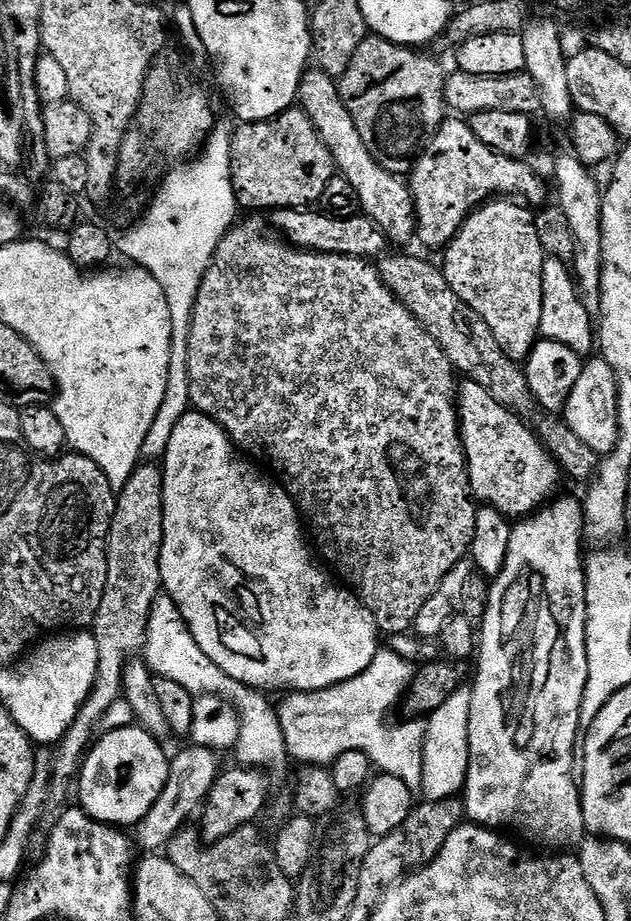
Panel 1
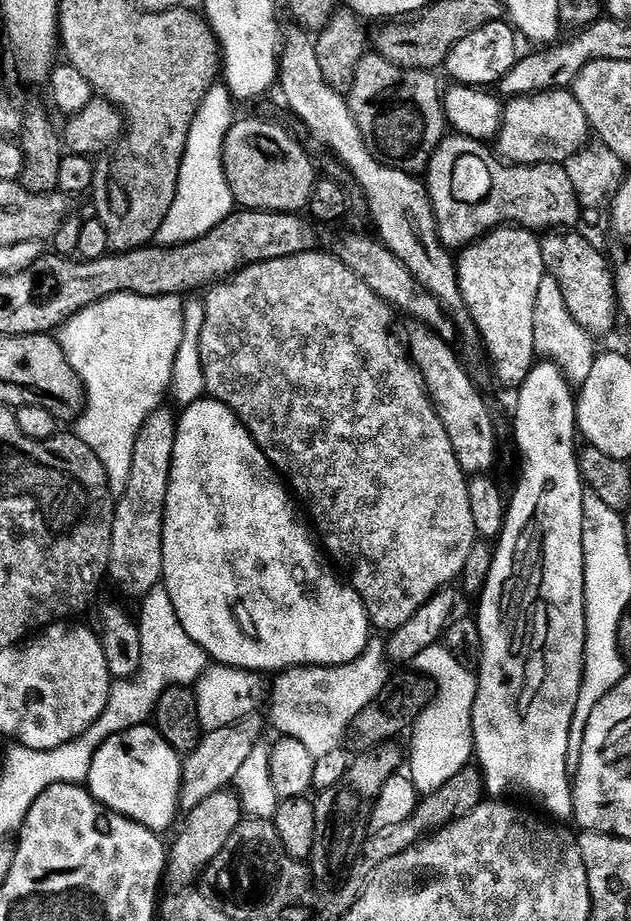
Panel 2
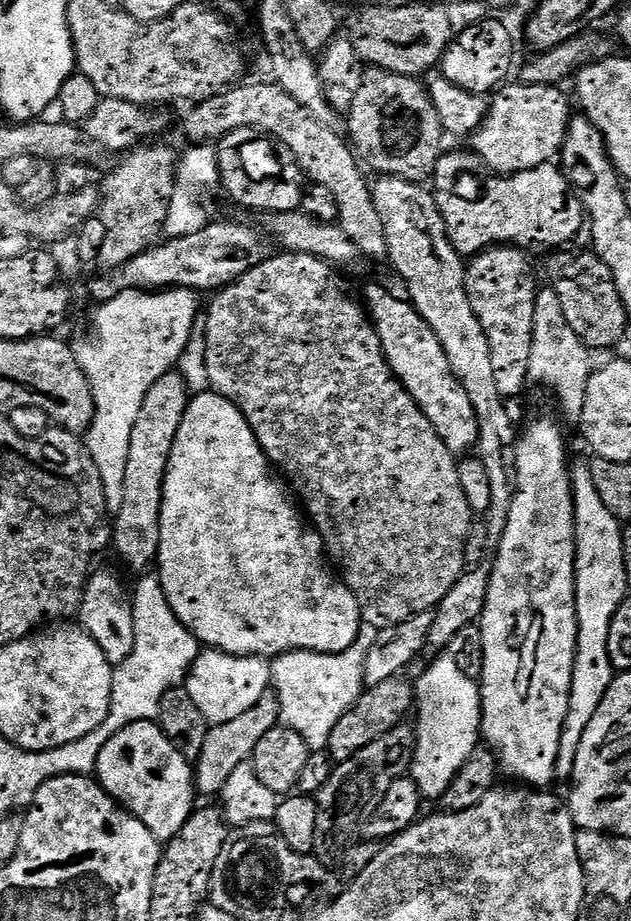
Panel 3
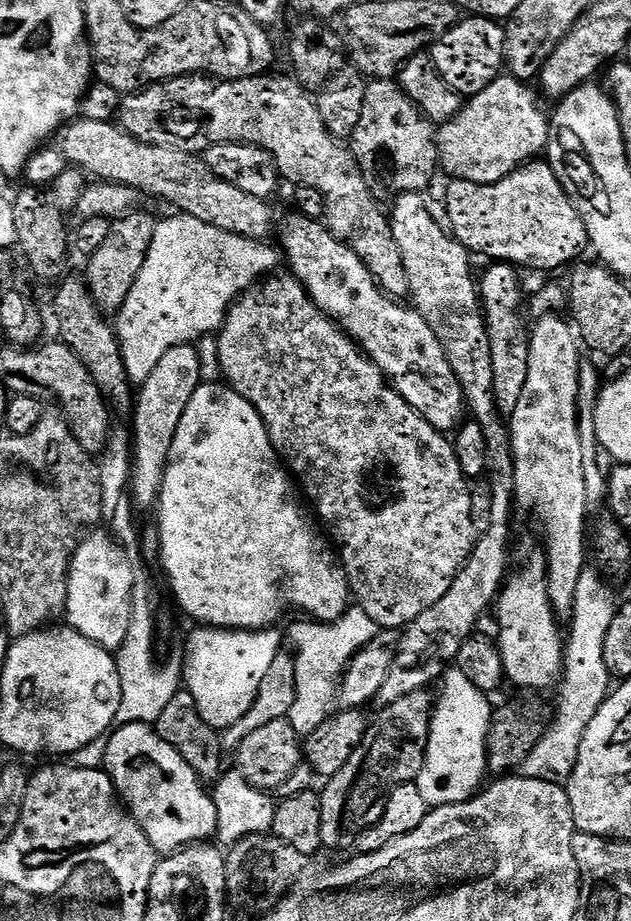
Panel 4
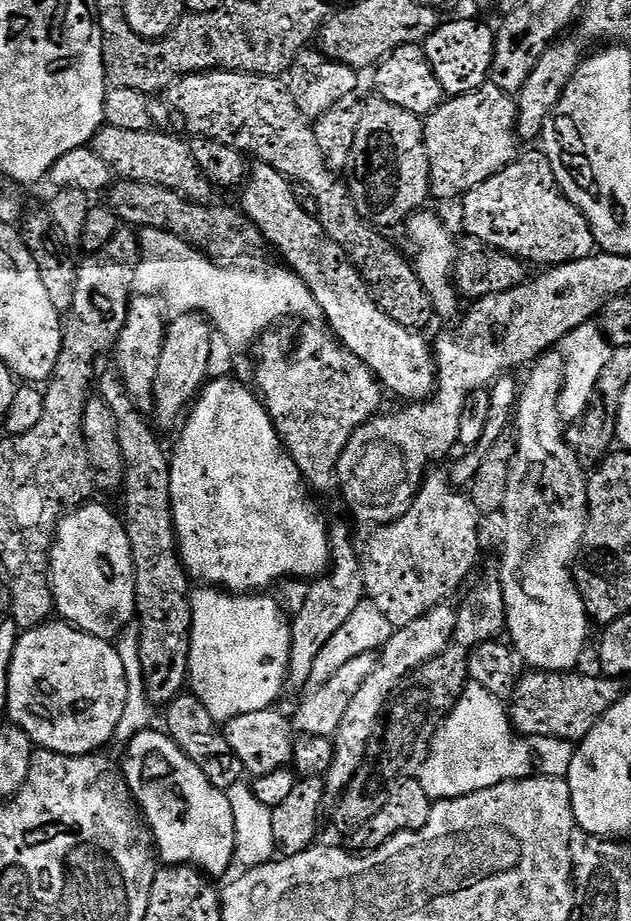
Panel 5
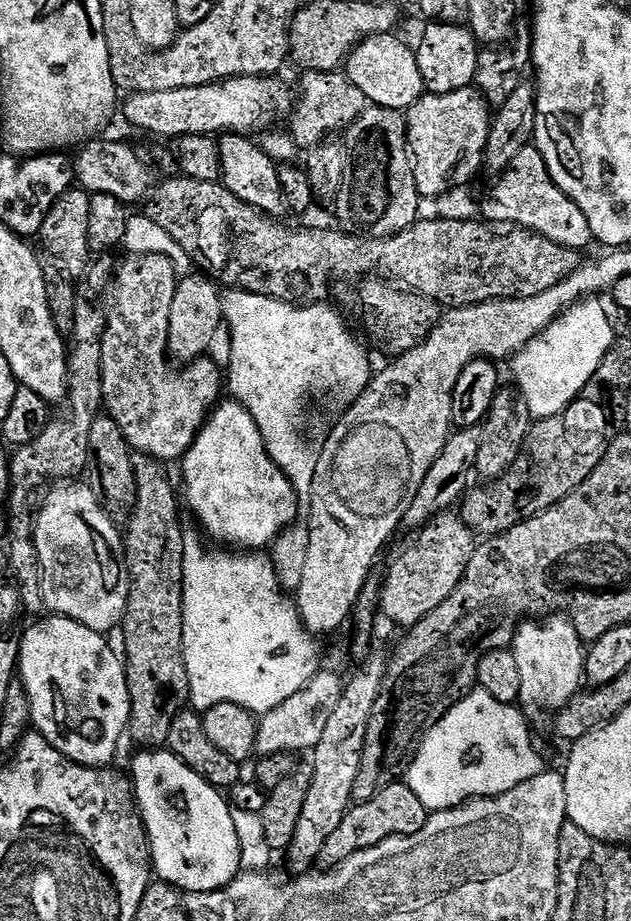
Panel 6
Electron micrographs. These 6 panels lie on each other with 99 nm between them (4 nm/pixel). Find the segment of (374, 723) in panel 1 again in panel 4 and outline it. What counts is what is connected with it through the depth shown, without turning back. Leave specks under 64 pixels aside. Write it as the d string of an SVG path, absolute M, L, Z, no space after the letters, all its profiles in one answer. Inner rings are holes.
M351 605L337 621L315 622L301 620L294 623L286 632L286 638L294 644L295 655L295 700L287 719L297 733L307 736L325 721L331 711L330 706L337 701L339 683L349 661L360 652L362 646L377 636L378 624L359 605Z

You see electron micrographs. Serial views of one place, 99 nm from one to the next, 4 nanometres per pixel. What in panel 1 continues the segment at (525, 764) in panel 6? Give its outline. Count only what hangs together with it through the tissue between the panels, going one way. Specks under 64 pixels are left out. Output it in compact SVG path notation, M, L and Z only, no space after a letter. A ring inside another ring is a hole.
M461 686L438 710L434 710L432 715L427 717L420 788L424 800L450 800L463 793L470 762L471 701L471 687Z

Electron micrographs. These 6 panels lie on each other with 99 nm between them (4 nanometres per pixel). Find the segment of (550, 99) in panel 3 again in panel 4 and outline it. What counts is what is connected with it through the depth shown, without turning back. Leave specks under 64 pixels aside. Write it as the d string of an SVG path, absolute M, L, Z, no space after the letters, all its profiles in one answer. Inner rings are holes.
M502 74L486 90L467 97L460 105L460 112L454 114L445 124L436 128L436 145L438 146L439 167L452 180L465 180L475 184L493 184L517 172L525 164L535 161L536 156L548 147L549 113L544 113L542 105L536 101L537 93L531 92L523 80Z

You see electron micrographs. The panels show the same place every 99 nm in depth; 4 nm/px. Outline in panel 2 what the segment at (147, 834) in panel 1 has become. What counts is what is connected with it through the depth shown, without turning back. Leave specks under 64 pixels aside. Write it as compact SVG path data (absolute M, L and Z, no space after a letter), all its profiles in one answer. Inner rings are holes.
M253 714L226 726L222 730L205 732L200 737L200 745L187 753L183 757L180 769L180 803L179 807L185 813L194 810L194 806L210 798L210 794L218 794L225 791L235 781L238 770L242 770L246 758L250 758L250 753L254 746L261 743L260 734L266 728L265 717L260 714Z

